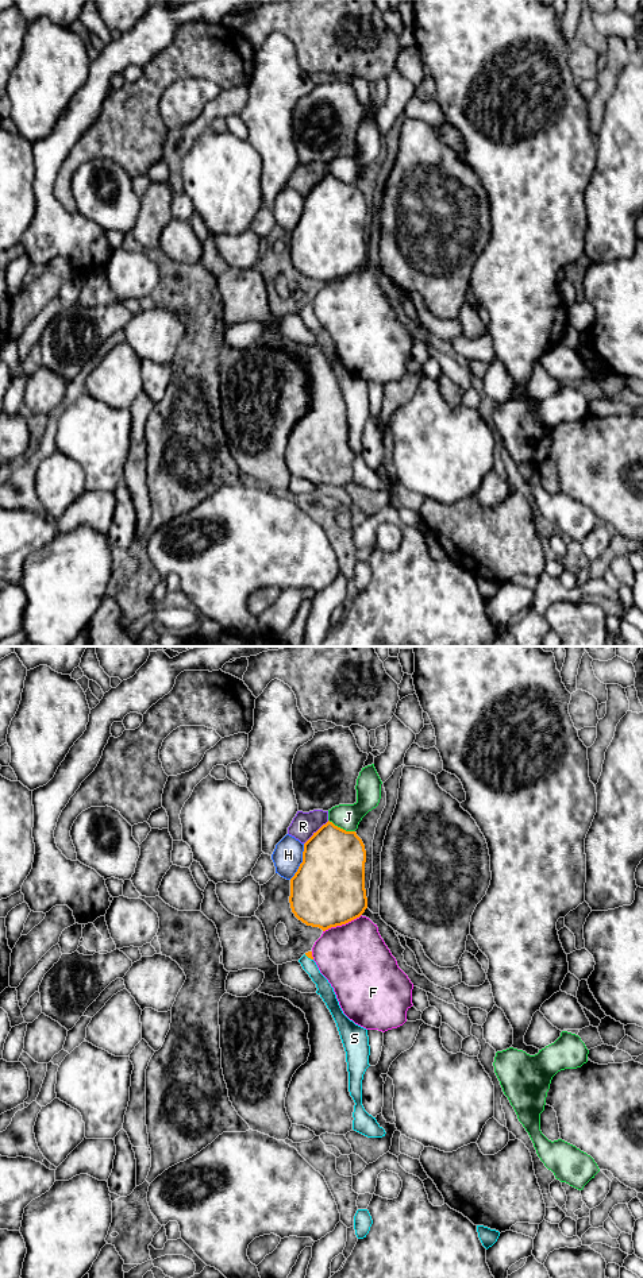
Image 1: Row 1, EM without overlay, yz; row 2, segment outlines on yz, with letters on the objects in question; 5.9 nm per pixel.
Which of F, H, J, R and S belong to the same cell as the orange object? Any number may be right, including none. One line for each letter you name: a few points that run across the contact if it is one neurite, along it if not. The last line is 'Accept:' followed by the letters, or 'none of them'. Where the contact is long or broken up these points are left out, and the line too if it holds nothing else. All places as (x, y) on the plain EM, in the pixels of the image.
S: yz (308, 307), (308, 309), (308, 317), (324, 342)
Accept: S

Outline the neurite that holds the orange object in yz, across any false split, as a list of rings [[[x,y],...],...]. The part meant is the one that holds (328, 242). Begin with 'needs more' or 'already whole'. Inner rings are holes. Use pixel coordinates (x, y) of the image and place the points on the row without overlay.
already whole; [[[330,173],[323,177],[304,196],[303,215],[290,231],[289,255],[294,269],[323,283],[359,270],[367,260],[365,215],[365,197],[355,184],[346,184]]]

